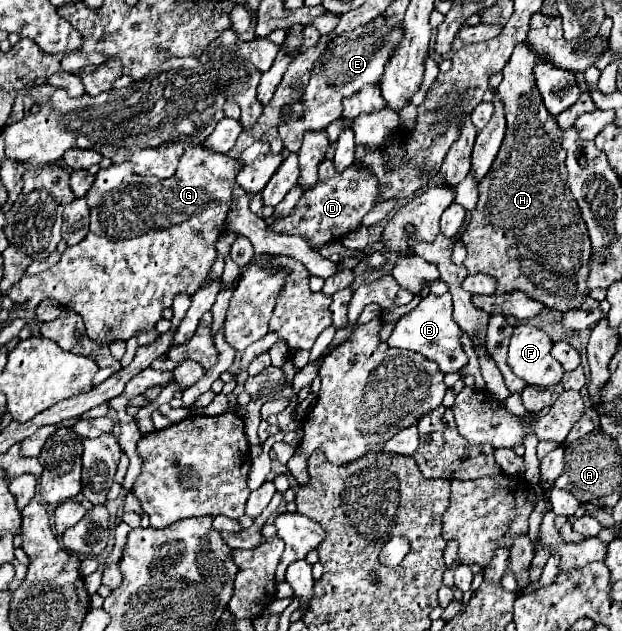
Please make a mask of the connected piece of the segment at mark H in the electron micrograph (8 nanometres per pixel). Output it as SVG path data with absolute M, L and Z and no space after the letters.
M519 43L503 69L503 81L497 89L499 97L505 103L507 133L503 145L491 165L491 171L479 181L479 201L471 215L471 223L463 235L463 245L467 249L465 267L469 275L487 273L497 279L495 295L505 295L511 291L523 291L531 299L543 303L547 309L567 313L581 309L589 295L587 277L589 277L589 259L591 259L591 241L587 235L587 225L581 217L579 205L575 203L567 187L567 153L561 147L563 131L559 129L553 115L547 113L539 89L535 87L533 67L537 57Z

